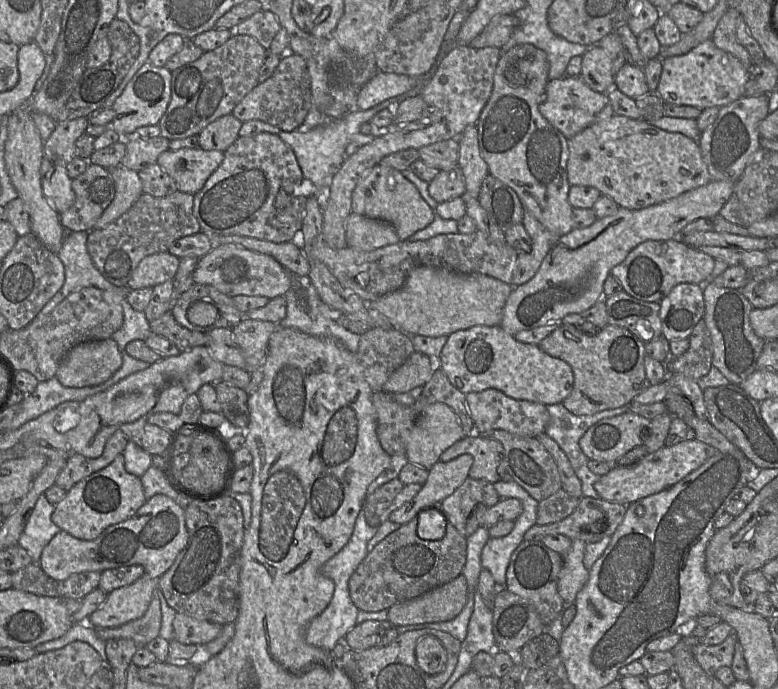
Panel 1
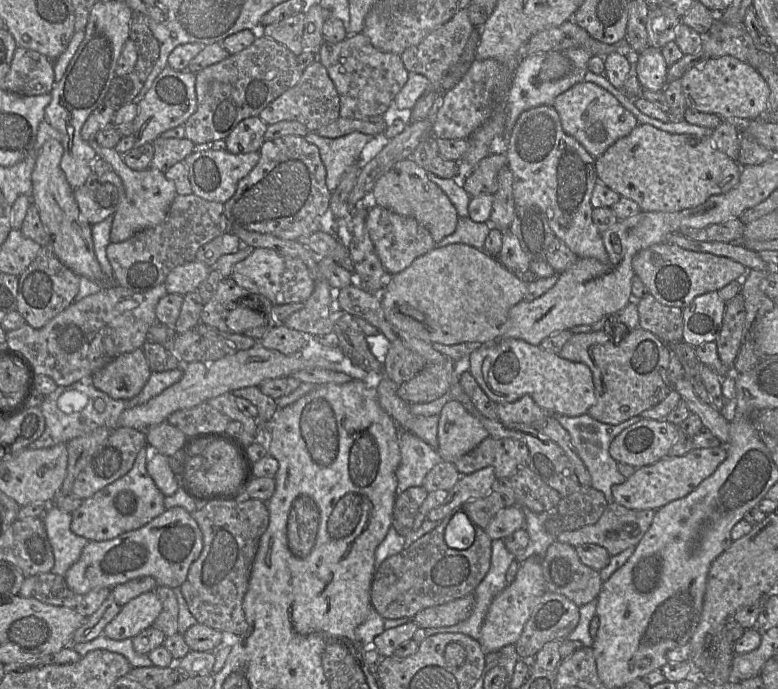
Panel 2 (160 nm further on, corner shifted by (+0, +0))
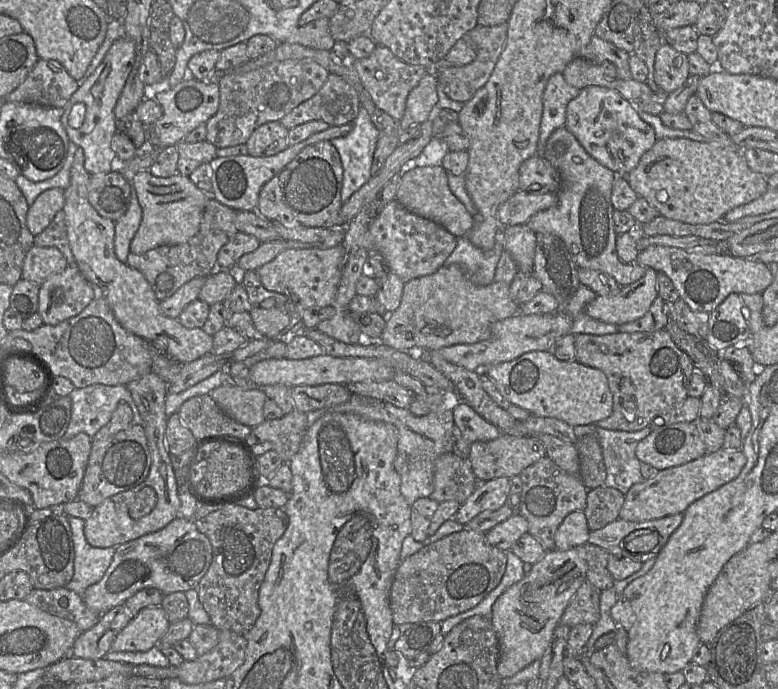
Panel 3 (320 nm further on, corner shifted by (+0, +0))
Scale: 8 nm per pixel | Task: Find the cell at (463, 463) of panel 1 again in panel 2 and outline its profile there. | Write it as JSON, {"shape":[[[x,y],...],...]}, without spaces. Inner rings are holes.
{"shape":[[[493,467],[462,475],[448,491],[445,501],[426,515],[426,520],[441,521],[452,511],[460,509],[464,503],[487,496],[492,492],[492,484],[496,479]]]}

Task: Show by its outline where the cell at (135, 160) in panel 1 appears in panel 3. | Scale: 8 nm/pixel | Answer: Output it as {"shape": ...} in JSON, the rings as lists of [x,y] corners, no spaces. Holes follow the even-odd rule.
{"shape":[[[182,141],[176,145],[179,153],[178,174],[189,176],[202,164],[209,164],[217,156],[217,147],[207,141],[187,143]]]}

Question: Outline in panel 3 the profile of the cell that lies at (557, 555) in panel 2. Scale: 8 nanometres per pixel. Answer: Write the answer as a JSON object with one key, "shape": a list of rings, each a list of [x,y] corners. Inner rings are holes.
{"shape":[[[588,543],[574,549],[586,561],[586,582],[601,591],[614,586],[615,580],[607,568],[608,556],[610,555],[608,551]]]}

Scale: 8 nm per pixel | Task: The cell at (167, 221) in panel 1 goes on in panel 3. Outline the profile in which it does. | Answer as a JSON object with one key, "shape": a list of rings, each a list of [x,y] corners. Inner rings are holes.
{"shape":[[[210,198],[206,203],[199,231],[190,240],[178,245],[159,246],[140,255],[130,252],[126,264],[140,271],[157,298],[165,300],[192,279],[226,270],[217,265],[217,256],[219,250],[238,233],[235,219],[234,209]]]}

